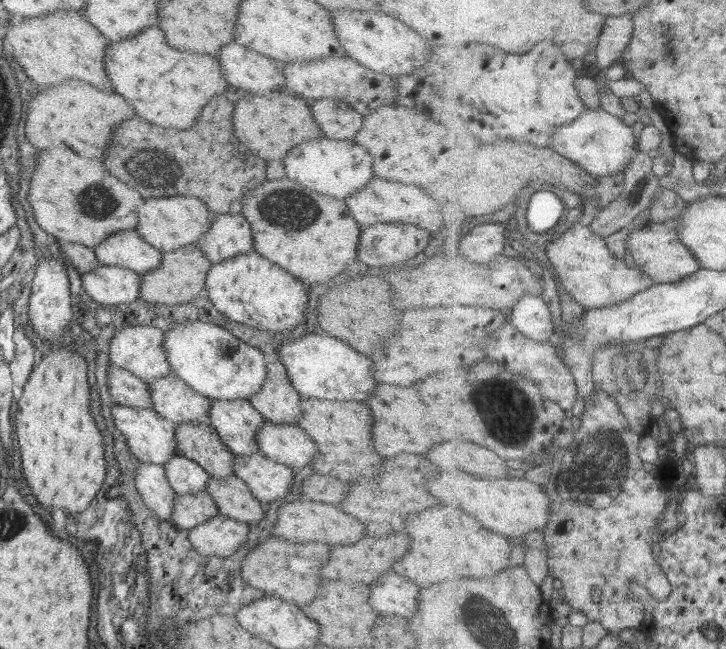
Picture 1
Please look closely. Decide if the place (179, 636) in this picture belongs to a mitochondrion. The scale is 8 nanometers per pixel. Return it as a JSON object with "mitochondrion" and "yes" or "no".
{"mitochondrion":"yes"}

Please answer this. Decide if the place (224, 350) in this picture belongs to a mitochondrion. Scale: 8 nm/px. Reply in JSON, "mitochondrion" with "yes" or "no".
{"mitochondrion":"yes"}

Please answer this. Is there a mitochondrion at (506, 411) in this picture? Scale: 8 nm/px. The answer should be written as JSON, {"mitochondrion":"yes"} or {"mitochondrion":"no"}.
{"mitochondrion":"yes"}

